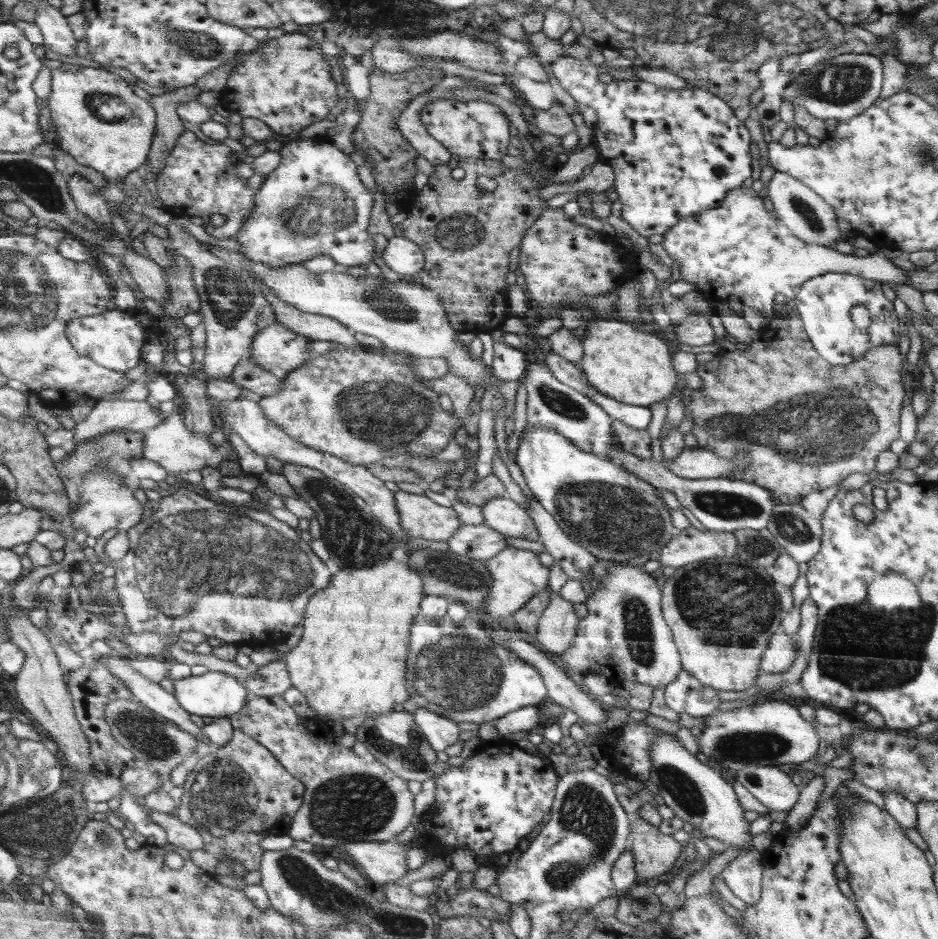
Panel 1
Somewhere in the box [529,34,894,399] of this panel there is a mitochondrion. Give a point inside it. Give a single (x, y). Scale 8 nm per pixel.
(839, 83)

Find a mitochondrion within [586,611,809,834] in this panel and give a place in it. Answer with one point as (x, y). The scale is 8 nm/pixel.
(742, 746)

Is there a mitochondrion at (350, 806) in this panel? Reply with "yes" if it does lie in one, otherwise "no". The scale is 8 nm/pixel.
yes

